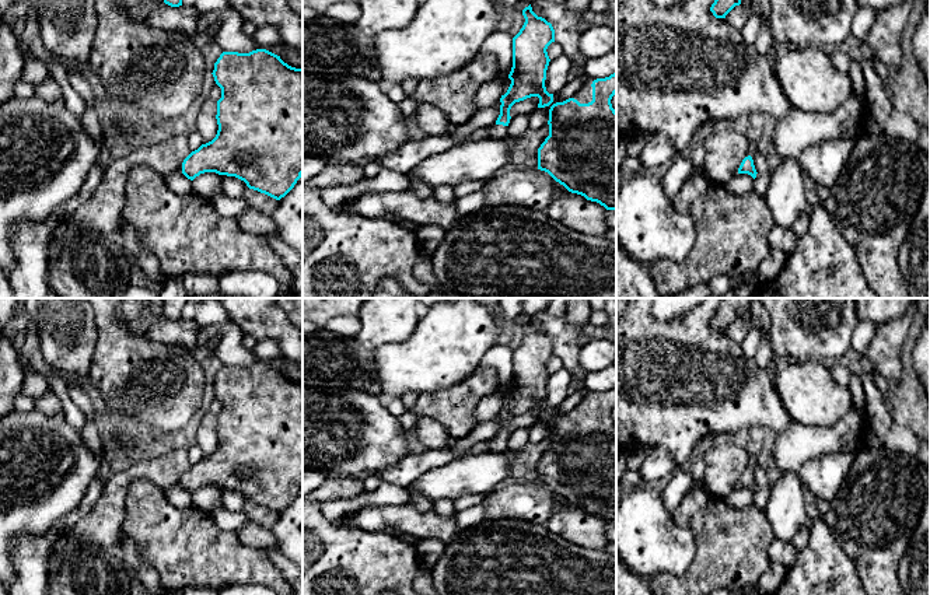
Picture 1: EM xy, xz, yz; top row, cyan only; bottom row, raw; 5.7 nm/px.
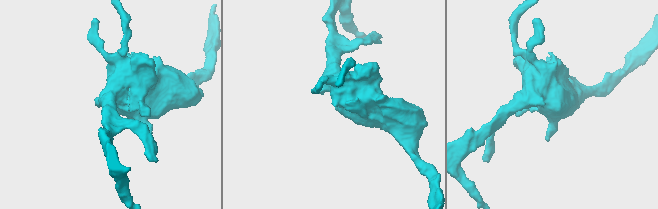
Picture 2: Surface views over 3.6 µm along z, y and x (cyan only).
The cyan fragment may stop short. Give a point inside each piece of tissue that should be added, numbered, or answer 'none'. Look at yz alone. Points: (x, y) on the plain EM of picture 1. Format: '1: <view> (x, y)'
1: yz (761, 496)

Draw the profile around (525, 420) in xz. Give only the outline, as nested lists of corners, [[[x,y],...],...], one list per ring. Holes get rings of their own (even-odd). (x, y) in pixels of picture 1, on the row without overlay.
[[[531,410],[524,414],[515,416],[510,423],[510,430],[514,431],[517,428],[529,428],[535,421],[538,421],[538,417],[538,410]]]

